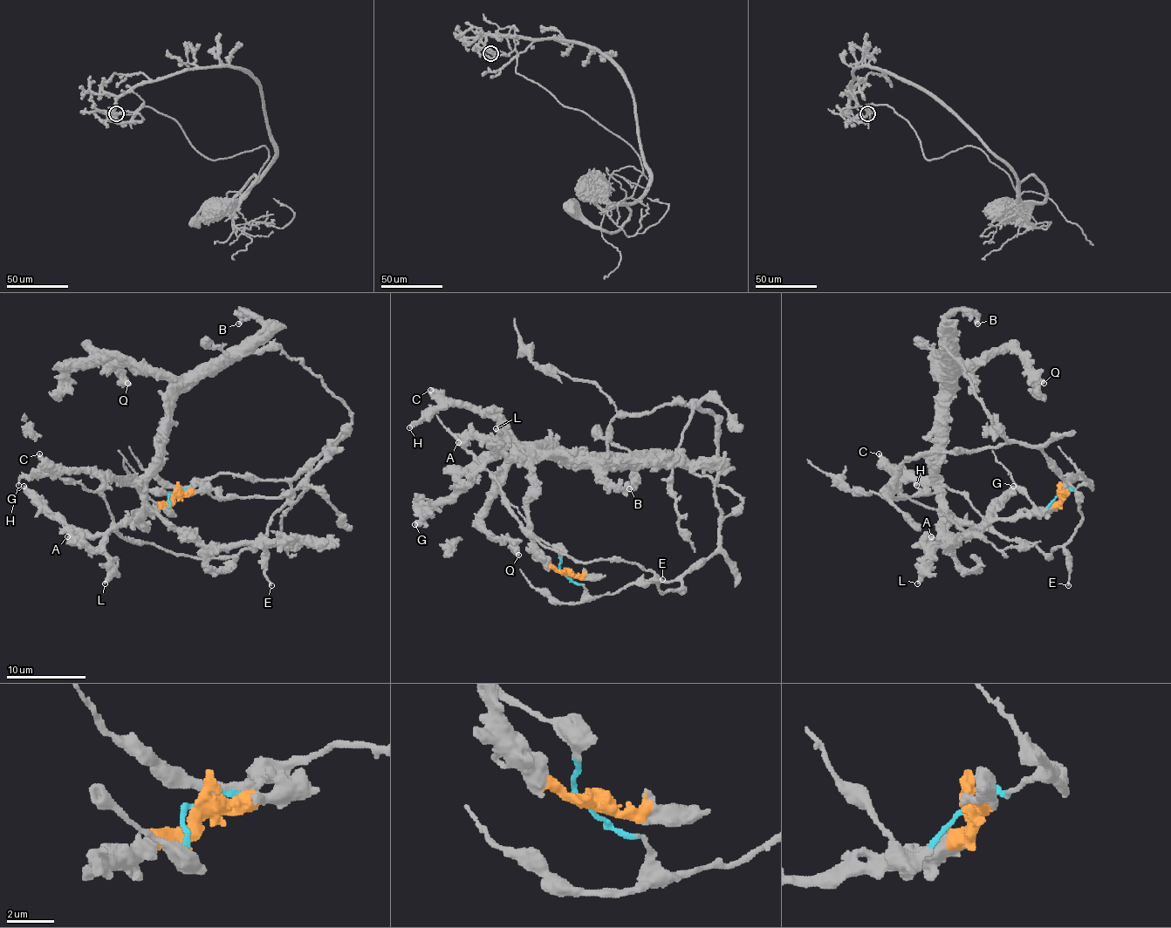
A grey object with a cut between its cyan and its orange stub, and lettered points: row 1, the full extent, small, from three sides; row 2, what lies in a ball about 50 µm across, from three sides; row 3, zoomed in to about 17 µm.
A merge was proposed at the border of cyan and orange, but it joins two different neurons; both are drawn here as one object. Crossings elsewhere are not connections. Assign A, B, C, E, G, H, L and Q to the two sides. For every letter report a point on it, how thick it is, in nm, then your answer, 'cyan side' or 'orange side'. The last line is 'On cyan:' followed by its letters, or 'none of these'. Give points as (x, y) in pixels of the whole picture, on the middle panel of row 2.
A: at (458, 442); 600 nm thick; orange side
B: at (629, 488); 360 nm thick; orange side
C: at (430, 390); 440 nm thick; orange side
E: at (662, 579); 160 nm thick; cyan side
G: at (414, 524); 500 nm thick; orange side
H: at (409, 427); 160 nm thick; orange side
L: at (496, 428); 440 nm thick; orange side
Q: at (518, 555); 340 nm thick; orange side
On cyan: E

